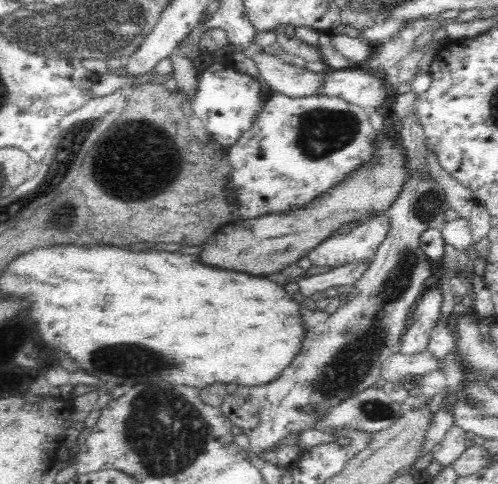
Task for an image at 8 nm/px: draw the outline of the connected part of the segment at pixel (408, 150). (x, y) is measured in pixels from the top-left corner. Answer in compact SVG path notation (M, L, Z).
M410 112L410 115L402 121L399 140L401 140L400 147L404 151L406 182L402 184L396 200L386 212L390 223L386 238L378 247L368 270L355 283L359 293L343 305L332 307L323 315L318 310L306 306L303 300L298 302L302 324L304 324L304 338L302 338L304 342L296 360L292 360L290 368L286 368L284 374L276 376L266 384L240 385L234 392L228 393L221 402L222 413L226 415L226 419L230 420L232 425L242 428L242 433L250 439L249 452L264 462L266 462L265 454L274 450L277 445L280 447L281 441L287 436L314 428L334 406L372 387L379 379L382 362L390 354L398 353L400 350L400 336L410 322L409 314L412 312L410 306L417 302L424 292L426 281L432 276L429 258L420 248L418 238L425 230L440 229L446 222L444 216L450 206L446 201L444 189L429 173L426 137L414 113Z

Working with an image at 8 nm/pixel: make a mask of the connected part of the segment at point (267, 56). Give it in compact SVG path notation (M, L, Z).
M265 50L258 53L251 52L249 56L258 67L262 80L274 93L302 98L316 95L322 88L322 76L326 71L323 74L308 72L304 67L285 64L280 56L272 55Z

